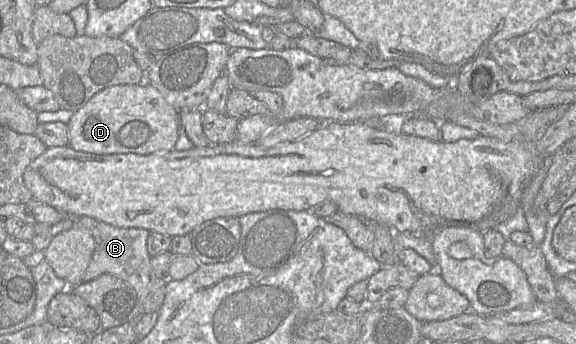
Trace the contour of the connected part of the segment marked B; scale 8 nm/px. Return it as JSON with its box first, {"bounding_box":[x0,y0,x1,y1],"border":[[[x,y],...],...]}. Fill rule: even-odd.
{"bounding_box":[76,216,167,313],"border":[[[82,216],[76,222],[92,233],[95,250],[84,274],[83,282],[89,282],[102,274],[115,275],[136,291],[144,313],[159,311],[165,297],[167,279],[158,277],[151,266],[147,250],[149,231],[143,228],[119,228],[89,216]]]}

